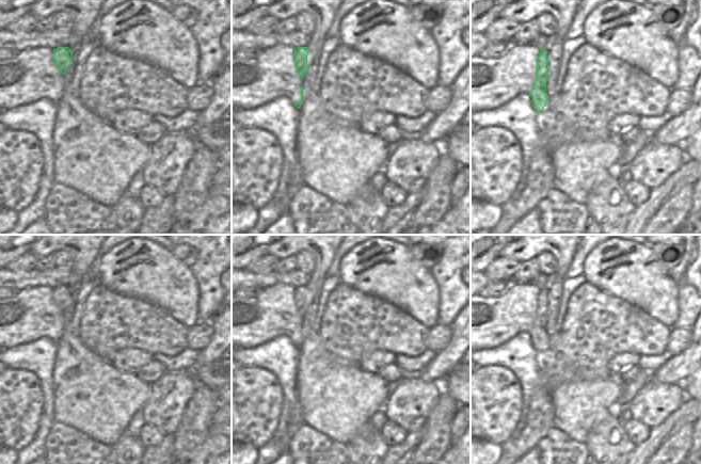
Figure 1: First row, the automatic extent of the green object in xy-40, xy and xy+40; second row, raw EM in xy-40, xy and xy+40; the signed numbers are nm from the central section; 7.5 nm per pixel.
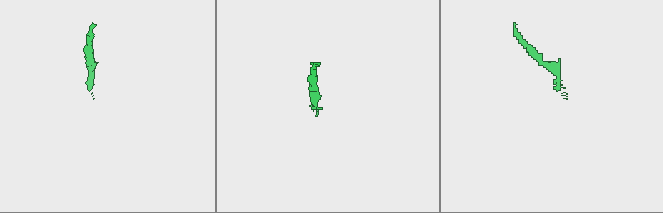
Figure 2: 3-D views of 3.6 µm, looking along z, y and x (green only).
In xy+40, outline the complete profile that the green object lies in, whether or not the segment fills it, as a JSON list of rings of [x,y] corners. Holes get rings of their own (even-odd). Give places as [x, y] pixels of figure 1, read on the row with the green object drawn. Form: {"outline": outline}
{"outline": [[[540,49],[540,54],[538,57],[538,71],[536,74],[536,82],[533,89],[529,93],[529,96],[533,100],[533,108],[539,113],[546,106],[548,100],[548,95],[546,93],[546,76],[548,74],[548,61],[546,59],[547,51],[545,49]]]}

